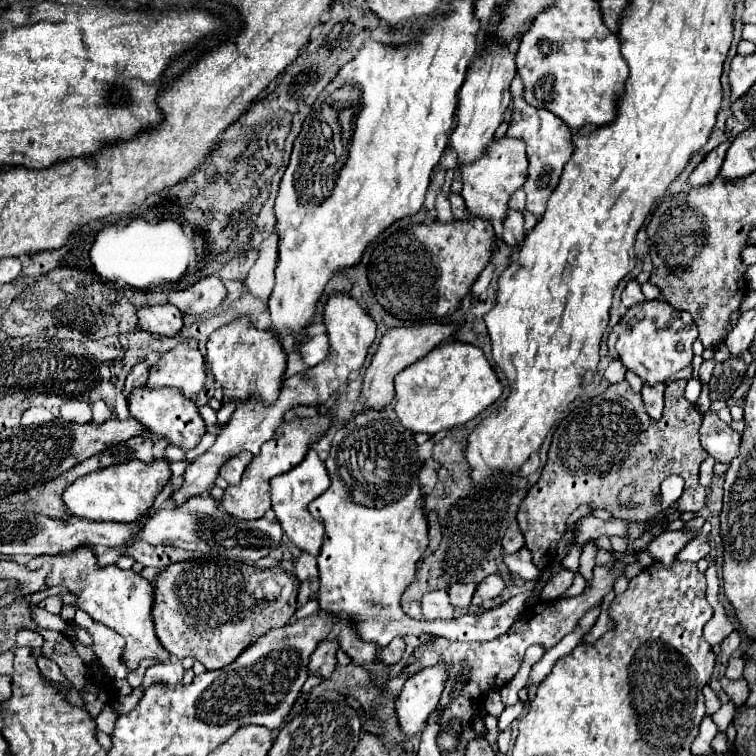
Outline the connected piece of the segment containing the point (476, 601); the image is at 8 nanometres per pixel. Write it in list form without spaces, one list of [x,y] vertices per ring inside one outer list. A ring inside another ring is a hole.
[[[492,574],[492,576],[484,578],[484,580],[478,584],[476,594],[472,596],[472,604],[474,604],[474,606],[480,606],[482,600],[496,598],[496,596],[500,596],[502,590],[504,590],[504,580],[502,580],[498,574]]]

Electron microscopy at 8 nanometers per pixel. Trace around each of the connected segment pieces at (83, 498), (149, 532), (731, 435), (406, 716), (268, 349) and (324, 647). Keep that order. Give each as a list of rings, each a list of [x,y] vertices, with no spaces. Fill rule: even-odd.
[[[154,458],[150,464],[132,460],[128,464],[108,466],[104,470],[78,478],[74,484],[66,488],[64,502],[68,512],[76,518],[98,520],[98,522],[108,520],[108,522],[124,522],[124,524],[138,522],[142,514],[154,504],[156,496],[164,490],[170,478],[172,478],[172,470],[166,458]]]
[[[202,494],[198,498],[190,498],[188,502],[184,502],[184,506],[168,506],[158,510],[146,520],[146,528],[140,532],[138,540],[150,544],[170,544],[184,550],[198,550],[204,554],[218,552],[224,558],[236,558],[240,562],[250,564],[268,556],[280,544],[282,534],[284,532],[280,524],[268,518],[252,522],[228,518],[228,514],[218,508],[218,500],[214,500],[210,494]]]
[[[706,412],[700,426],[700,442],[716,462],[732,462],[738,456],[740,434],[734,432],[714,412]]]
[[[436,664],[410,676],[396,698],[396,714],[400,728],[412,736],[424,730],[426,718],[438,706],[444,682],[448,680],[448,666]]]
[[[240,316],[212,332],[206,348],[210,372],[224,390],[224,402],[234,398],[244,402],[250,396],[258,396],[272,404],[278,398],[278,388],[286,372],[286,352],[270,330],[258,330],[250,324],[248,316]]]
[[[336,638],[332,640],[324,640],[318,644],[318,648],[314,650],[314,654],[310,656],[310,664],[308,670],[314,674],[320,674],[324,678],[330,678],[332,670],[336,668],[336,650],[338,650],[338,642]]]

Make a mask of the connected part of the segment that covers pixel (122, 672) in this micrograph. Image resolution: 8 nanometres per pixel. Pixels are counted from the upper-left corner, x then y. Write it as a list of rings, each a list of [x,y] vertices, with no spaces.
[[[78,610],[74,622],[82,626],[90,636],[92,636],[92,652],[100,658],[104,670],[108,672],[110,678],[126,678],[128,666],[124,666],[122,650],[124,650],[124,640],[110,628],[104,628],[102,624],[94,622],[86,612]]]

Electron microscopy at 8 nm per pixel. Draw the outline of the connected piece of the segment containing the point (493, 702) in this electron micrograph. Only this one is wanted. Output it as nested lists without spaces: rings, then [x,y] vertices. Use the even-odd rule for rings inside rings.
[[[490,690],[484,694],[484,708],[488,714],[494,714],[494,716],[500,716],[500,712],[504,710],[504,704],[500,700],[500,692],[498,690]]]

